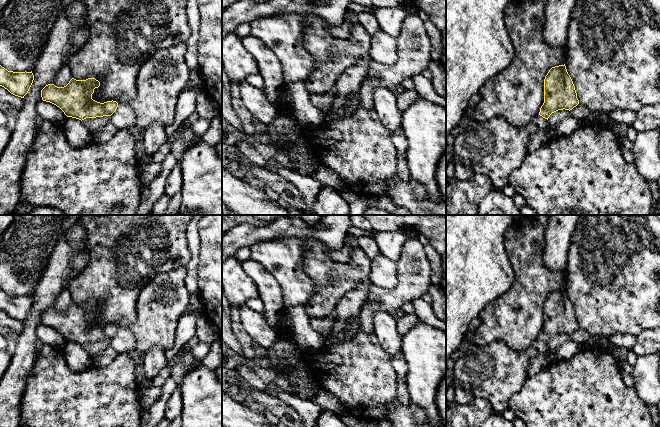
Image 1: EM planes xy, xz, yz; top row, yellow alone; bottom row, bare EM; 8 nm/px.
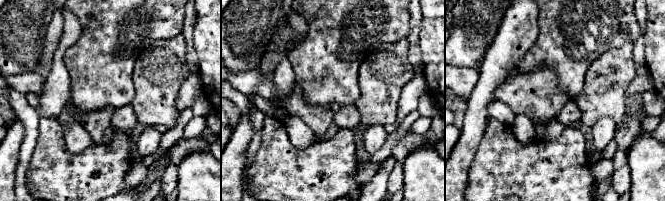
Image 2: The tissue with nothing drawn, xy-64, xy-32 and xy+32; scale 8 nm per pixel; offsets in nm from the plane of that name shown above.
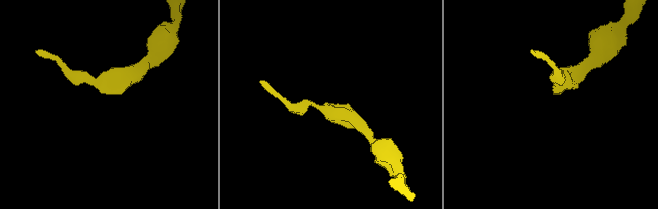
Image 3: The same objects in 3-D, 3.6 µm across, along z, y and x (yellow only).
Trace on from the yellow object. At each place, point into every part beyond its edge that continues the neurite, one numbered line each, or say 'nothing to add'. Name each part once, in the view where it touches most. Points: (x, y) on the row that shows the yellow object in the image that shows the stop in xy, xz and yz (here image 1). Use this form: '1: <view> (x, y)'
1: xy (96, 125)

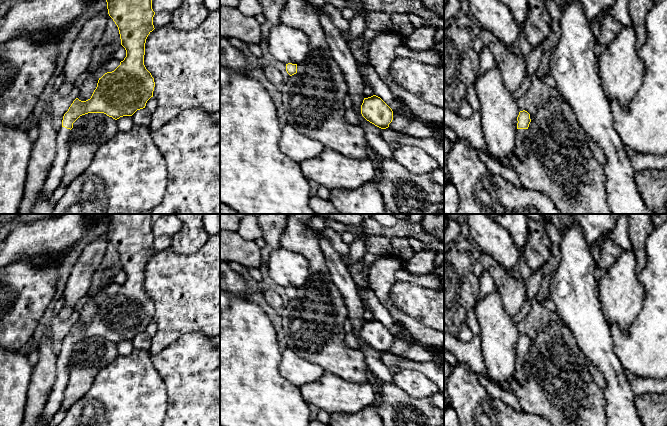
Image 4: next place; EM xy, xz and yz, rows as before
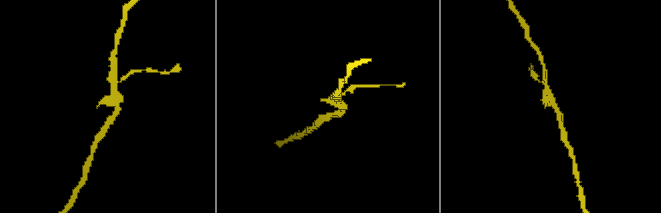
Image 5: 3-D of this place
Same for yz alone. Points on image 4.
1: yz (520, 133)

